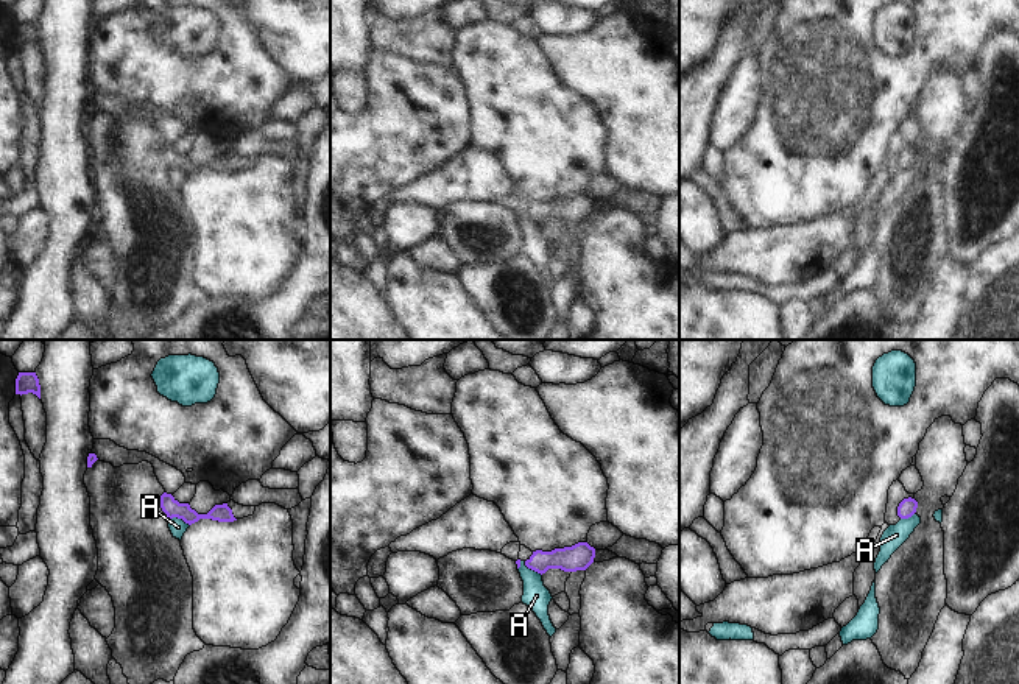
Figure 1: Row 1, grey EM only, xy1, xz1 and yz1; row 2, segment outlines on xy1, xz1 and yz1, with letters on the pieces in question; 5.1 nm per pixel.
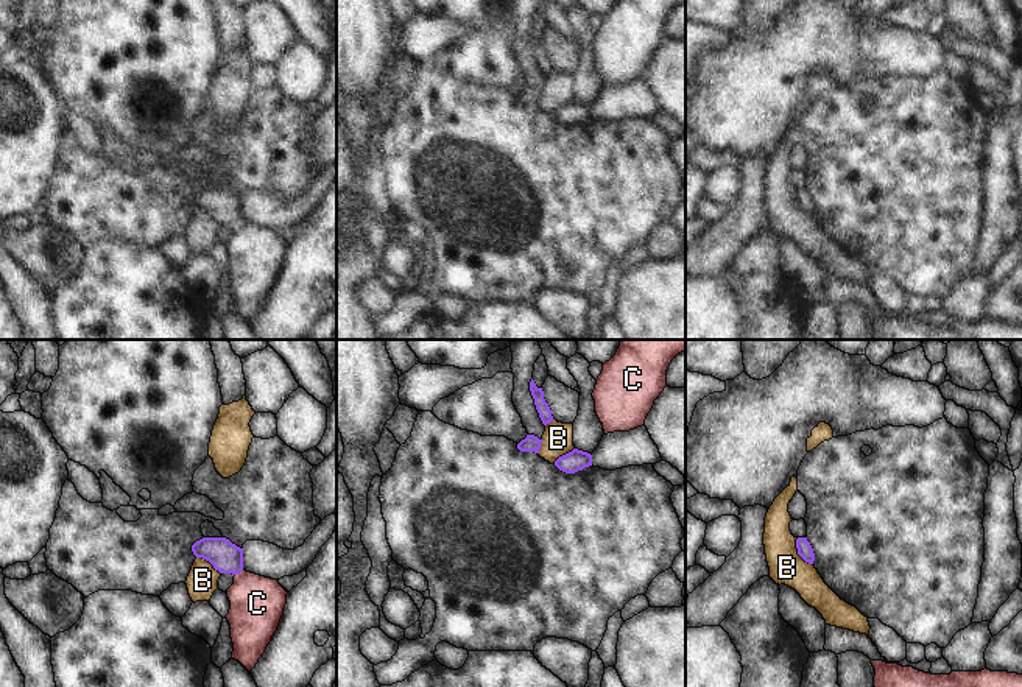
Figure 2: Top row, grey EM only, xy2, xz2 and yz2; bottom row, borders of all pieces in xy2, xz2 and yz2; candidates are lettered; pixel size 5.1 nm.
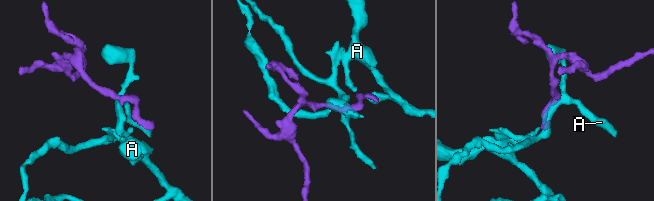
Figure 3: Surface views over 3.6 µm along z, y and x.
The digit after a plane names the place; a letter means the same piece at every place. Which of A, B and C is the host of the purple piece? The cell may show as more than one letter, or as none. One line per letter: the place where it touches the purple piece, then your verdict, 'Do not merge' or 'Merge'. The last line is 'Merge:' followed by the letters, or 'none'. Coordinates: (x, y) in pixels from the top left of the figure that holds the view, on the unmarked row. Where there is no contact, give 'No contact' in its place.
A: Touches purple at xy1 (179, 169). Do not merge
B: Touches purple at yz2 (798, 204). Do not merge
C: Touches purple at xy2 (239, 223). Merge
Merge: C

